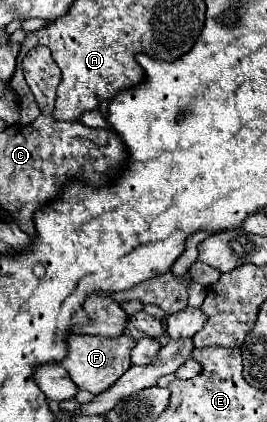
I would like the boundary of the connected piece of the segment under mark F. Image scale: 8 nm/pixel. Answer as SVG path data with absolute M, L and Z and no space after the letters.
M71 334L67 338L67 344L69 344L69 356L61 362L61 366L69 372L71 380L81 390L101 394L109 386L113 386L131 366L131 350L135 346L135 340L127 334L123 334L119 338L101 338L101 336L91 336L91 334Z

